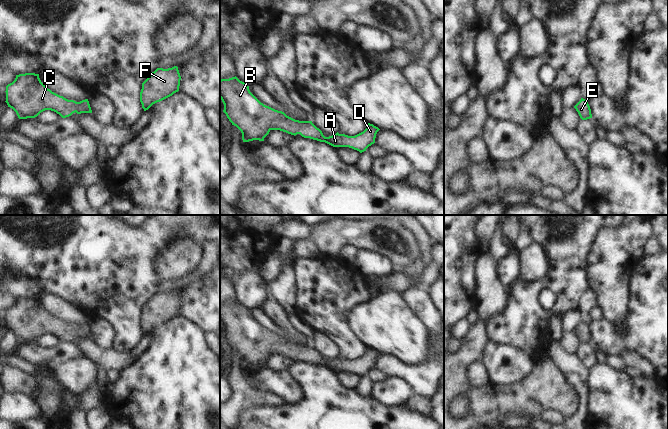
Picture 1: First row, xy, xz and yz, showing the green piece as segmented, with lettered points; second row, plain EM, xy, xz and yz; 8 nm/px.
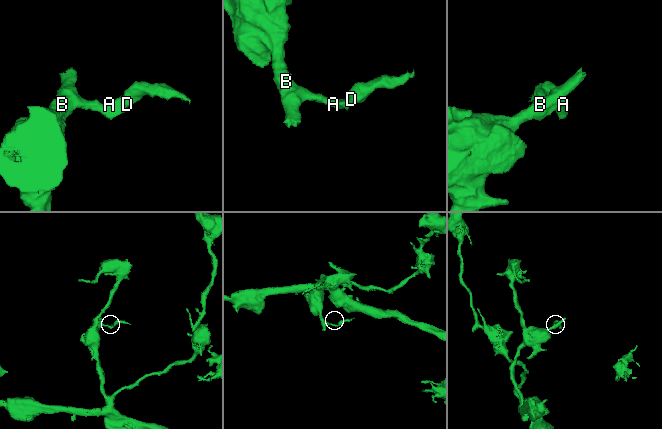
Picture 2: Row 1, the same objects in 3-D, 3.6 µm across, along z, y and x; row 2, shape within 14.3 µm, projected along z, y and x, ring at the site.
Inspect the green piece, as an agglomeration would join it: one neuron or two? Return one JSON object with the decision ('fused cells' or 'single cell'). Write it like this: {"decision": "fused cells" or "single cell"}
{"decision": "single cell"}

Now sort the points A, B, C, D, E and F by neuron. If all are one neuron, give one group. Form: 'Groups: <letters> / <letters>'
Groups: A B C D E F.

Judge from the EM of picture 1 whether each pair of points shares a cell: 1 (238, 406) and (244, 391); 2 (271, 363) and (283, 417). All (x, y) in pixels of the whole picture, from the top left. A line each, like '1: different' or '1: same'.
1: same
2: different

